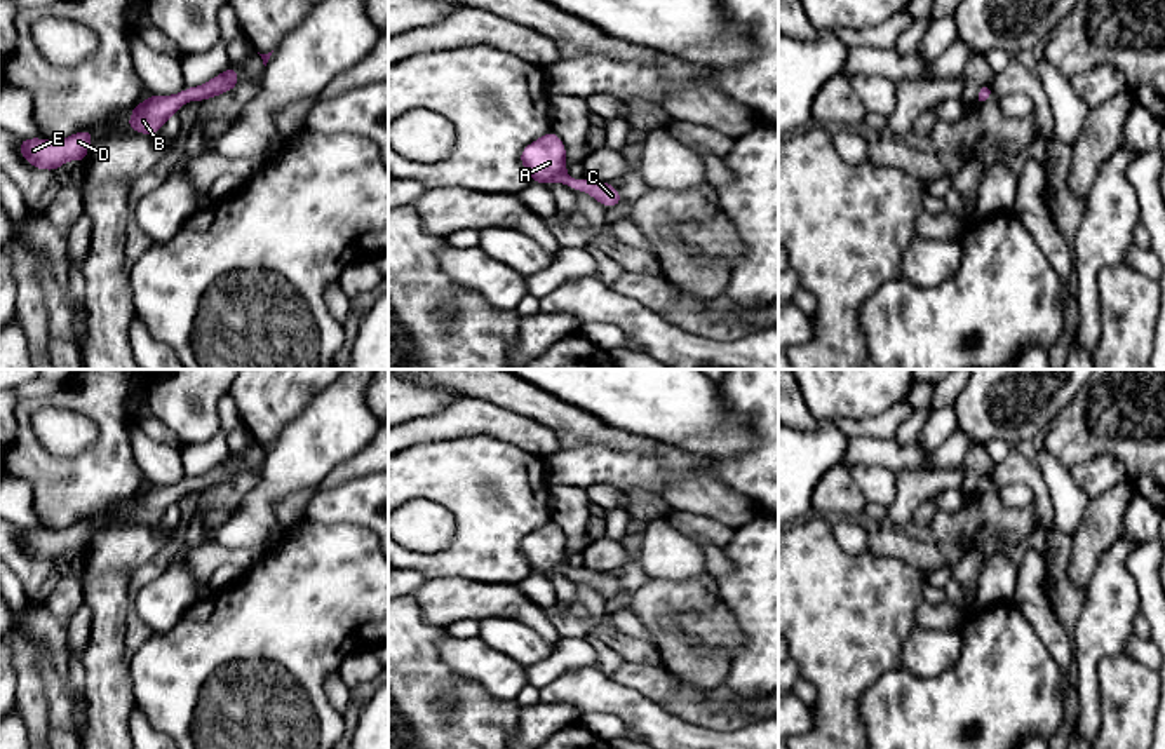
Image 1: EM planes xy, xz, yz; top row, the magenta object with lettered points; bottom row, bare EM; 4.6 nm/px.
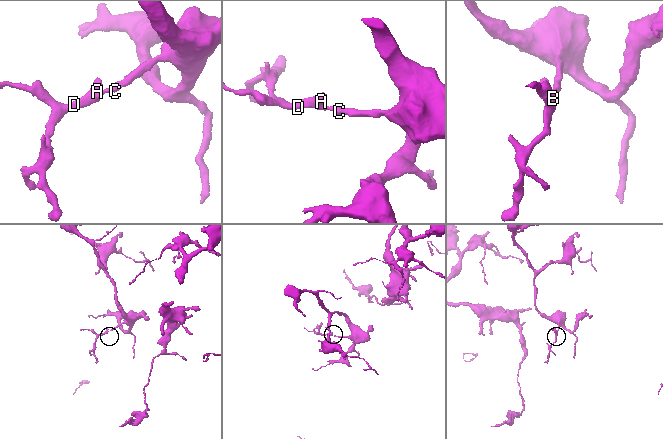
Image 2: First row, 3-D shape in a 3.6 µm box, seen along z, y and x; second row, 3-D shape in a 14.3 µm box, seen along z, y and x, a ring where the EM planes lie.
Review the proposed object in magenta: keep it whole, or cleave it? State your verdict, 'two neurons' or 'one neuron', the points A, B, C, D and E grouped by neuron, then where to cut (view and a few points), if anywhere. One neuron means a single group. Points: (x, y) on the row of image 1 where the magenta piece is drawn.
one neuron | A B C D E | no cut

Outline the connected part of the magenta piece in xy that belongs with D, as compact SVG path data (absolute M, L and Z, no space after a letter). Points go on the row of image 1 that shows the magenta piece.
M78 131L64 139L21 139L19 153L37 169L56 171L68 160L85 162L94 132Z

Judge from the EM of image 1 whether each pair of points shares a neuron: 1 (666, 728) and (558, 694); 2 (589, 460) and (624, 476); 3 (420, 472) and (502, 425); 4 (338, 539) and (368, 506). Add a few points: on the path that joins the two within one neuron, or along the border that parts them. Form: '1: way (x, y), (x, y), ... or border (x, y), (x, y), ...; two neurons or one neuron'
1: way (639, 715), (613, 697), (584, 694); one neuron
2: way (598, 464), (615, 467); one neuron
3: border (446, 438), (490, 434), (525, 450); two neurons
4: border (310, 518), (328, 525), (356, 523), (370, 530); two neurons

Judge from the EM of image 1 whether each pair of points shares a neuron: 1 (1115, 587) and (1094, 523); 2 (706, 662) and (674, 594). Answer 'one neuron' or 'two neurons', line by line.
1: two neurons
2: one neuron

